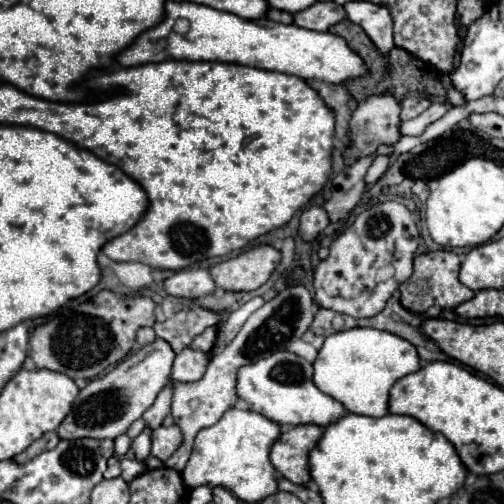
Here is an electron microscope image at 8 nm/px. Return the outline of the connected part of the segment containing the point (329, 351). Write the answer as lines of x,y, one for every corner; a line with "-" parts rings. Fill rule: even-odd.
350,328
326,338
316,362
314,384
334,400
342,402
352,414
386,416
390,388
396,380
420,368
420,356
408,340
376,328

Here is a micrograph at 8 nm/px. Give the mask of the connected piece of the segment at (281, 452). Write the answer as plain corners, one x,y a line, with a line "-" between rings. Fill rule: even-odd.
316,424
286,428
270,452
274,468
294,484
306,484
310,480
308,454
316,448
322,434
324,428

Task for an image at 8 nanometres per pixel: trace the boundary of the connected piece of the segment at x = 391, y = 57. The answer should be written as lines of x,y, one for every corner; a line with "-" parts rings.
342,20
338,24
334,24
330,28
332,34
338,34
342,38
348,40
350,48
356,50
364,62
368,64
368,76
362,76
362,78
352,78
346,82
346,88
348,92
352,92
352,96
358,100
358,102
364,102
368,96
374,96
374,94
392,94
398,102
402,100
402,96
410,94
410,92
422,92
426,96
438,96
438,98
448,98
448,88
444,88
442,84
442,74
422,62
420,58
416,58
414,54
406,52
404,48
398,48
398,46
392,46
392,50
388,54
382,54
376,50
376,46
372,44
372,40
364,34
362,36
362,28
350,20

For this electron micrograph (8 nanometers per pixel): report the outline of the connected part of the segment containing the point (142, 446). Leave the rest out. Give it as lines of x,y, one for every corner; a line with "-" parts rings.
144,428
134,440
132,440
132,450
134,450
134,456
138,462
146,462
150,458
150,446
152,446
152,440
150,440
150,434
152,430
150,428

